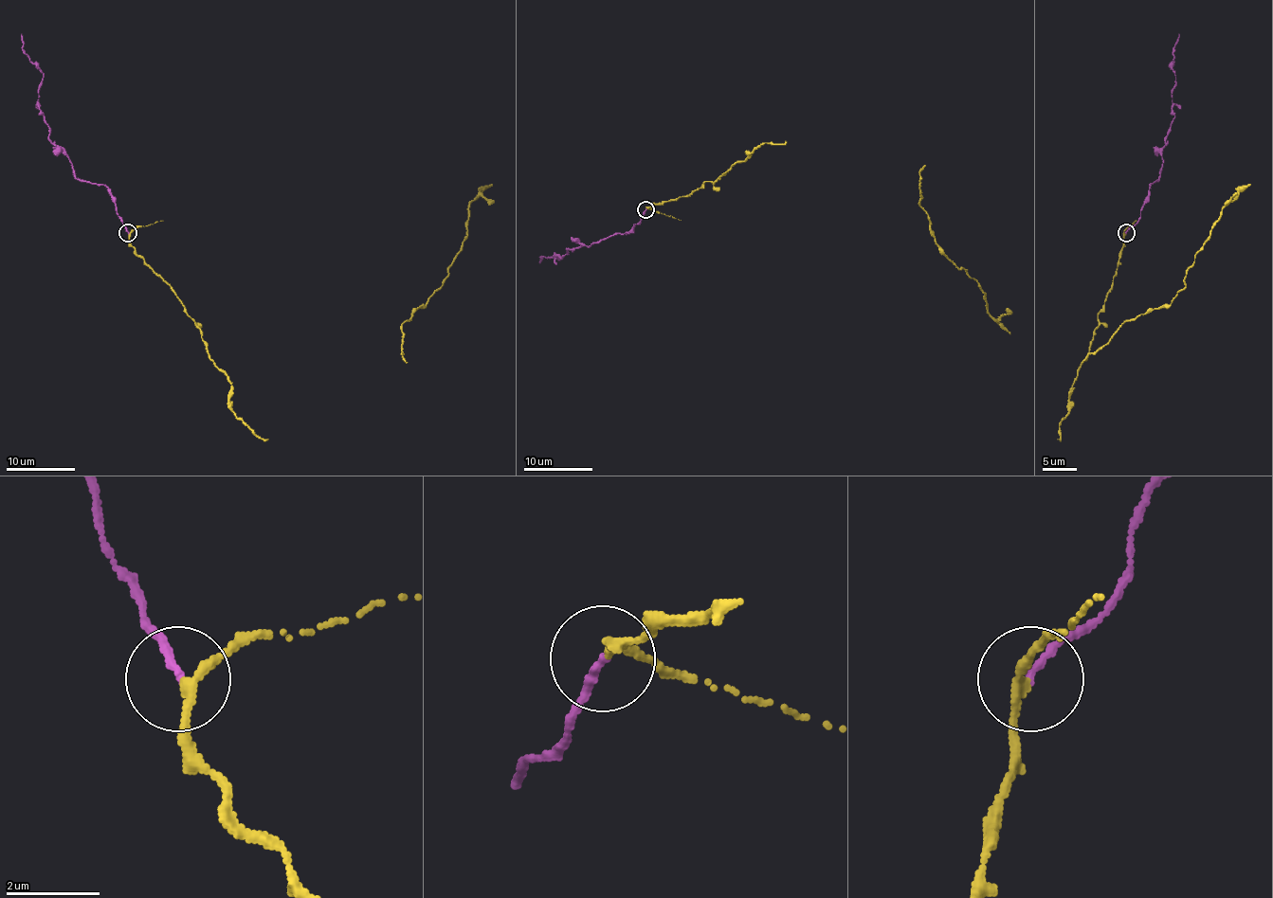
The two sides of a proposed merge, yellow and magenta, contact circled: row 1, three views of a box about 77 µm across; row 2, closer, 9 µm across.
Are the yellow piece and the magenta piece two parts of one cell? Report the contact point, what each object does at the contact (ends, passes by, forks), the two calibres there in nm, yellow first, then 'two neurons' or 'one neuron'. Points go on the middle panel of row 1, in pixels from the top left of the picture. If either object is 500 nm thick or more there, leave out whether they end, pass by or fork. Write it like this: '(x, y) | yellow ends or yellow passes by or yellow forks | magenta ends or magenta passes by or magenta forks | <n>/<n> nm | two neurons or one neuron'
(645, 209) | yellow passes by | magenta ends | 180/160 nm | one neuron

